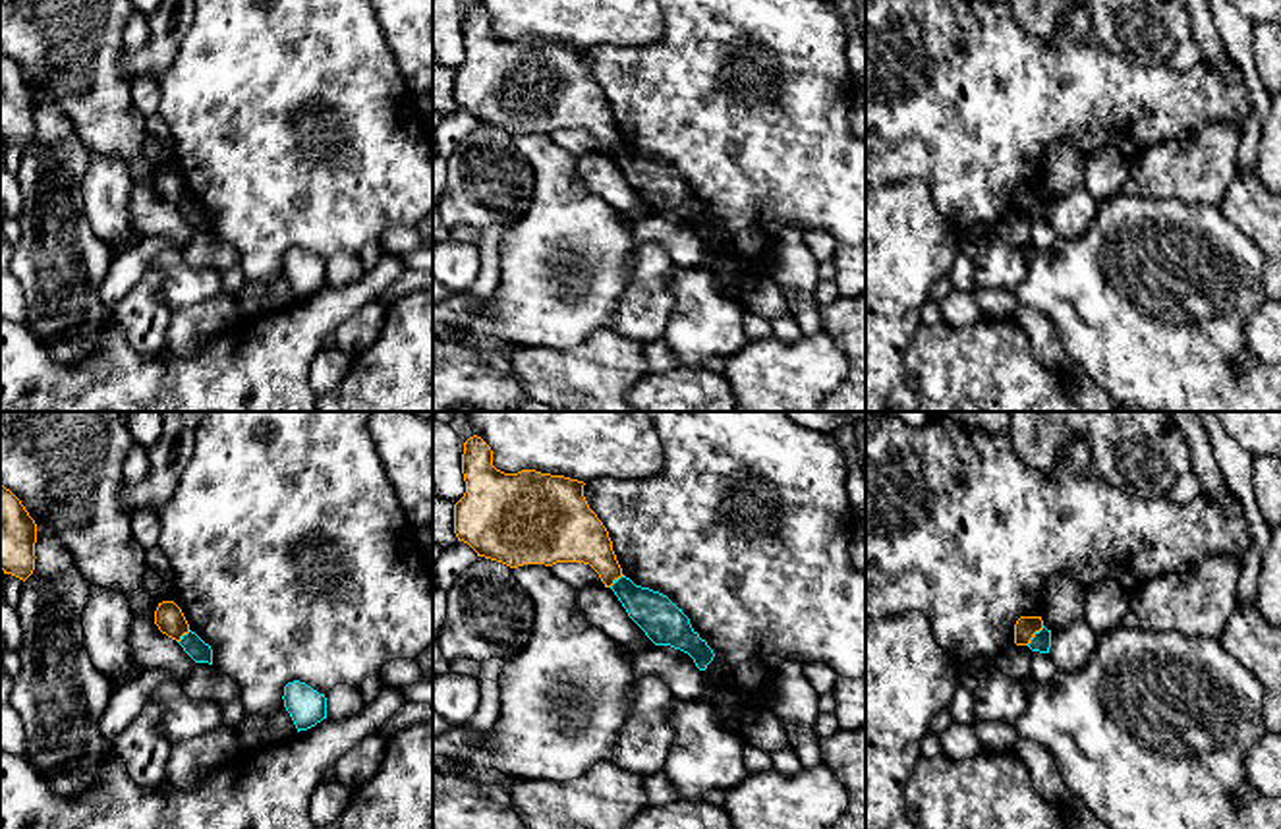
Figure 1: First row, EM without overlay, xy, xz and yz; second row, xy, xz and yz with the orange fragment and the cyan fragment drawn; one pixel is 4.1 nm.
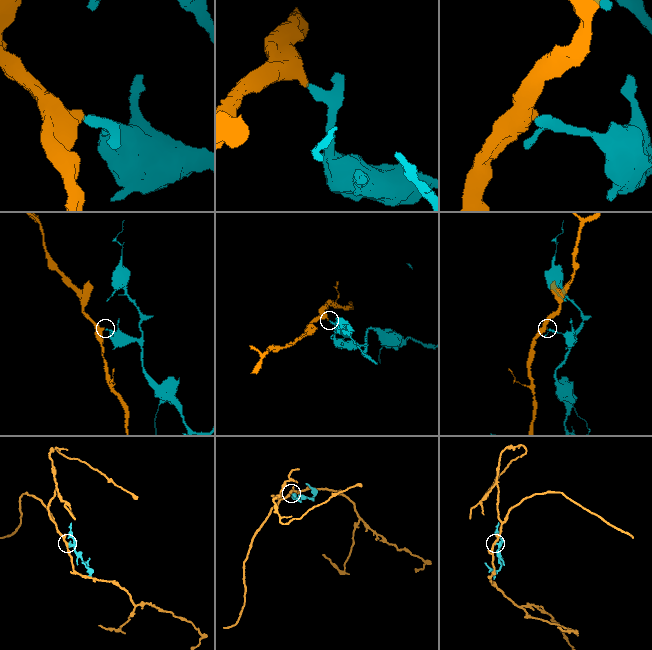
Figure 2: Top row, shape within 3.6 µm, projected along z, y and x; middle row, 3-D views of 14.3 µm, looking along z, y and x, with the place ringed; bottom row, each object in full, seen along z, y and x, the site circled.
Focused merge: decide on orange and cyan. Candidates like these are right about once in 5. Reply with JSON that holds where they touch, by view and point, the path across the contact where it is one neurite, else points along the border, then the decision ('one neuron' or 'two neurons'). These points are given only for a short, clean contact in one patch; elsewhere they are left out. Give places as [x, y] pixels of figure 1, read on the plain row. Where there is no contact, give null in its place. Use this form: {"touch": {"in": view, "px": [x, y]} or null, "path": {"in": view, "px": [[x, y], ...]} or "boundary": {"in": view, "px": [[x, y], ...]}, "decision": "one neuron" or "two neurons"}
{"touch": {"in": "yz", "px": [1034, 200]}, "boundary": {"in": "yz", "px": [[1044, 194], [1026, 211]]}, "decision": "two neurons"}

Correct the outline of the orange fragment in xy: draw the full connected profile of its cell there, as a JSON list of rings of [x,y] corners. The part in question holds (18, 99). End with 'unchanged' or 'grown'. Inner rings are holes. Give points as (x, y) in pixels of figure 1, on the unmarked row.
[[[0,52],[0,135],[19,147],[35,137],[37,91],[21,68]]] | unchanged

